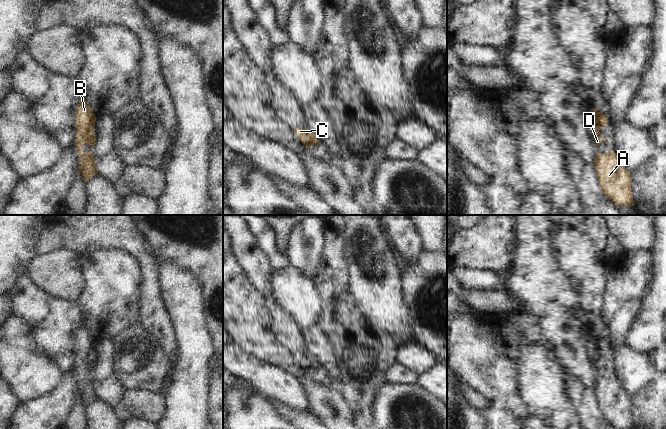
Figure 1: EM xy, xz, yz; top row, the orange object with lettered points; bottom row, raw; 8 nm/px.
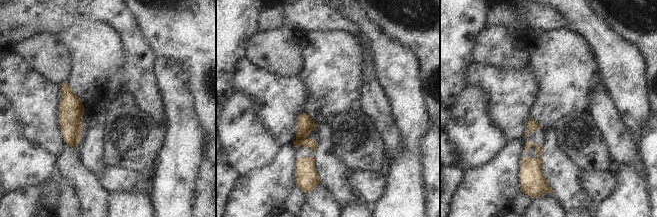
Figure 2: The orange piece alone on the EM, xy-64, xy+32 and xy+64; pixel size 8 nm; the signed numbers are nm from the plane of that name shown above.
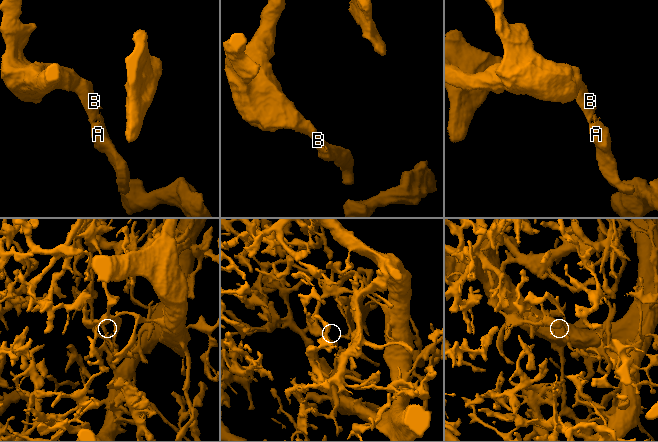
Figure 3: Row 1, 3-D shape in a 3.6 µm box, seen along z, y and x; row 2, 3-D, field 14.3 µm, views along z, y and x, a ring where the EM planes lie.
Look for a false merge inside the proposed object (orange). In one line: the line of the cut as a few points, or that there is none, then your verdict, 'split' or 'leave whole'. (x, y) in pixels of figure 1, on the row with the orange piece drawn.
no cut; leave whole

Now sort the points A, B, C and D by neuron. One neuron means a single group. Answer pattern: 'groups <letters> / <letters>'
groups A B C D

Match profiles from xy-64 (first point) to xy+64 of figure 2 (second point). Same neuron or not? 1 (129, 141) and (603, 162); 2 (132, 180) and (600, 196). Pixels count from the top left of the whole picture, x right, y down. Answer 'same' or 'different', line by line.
1: same
2: same

